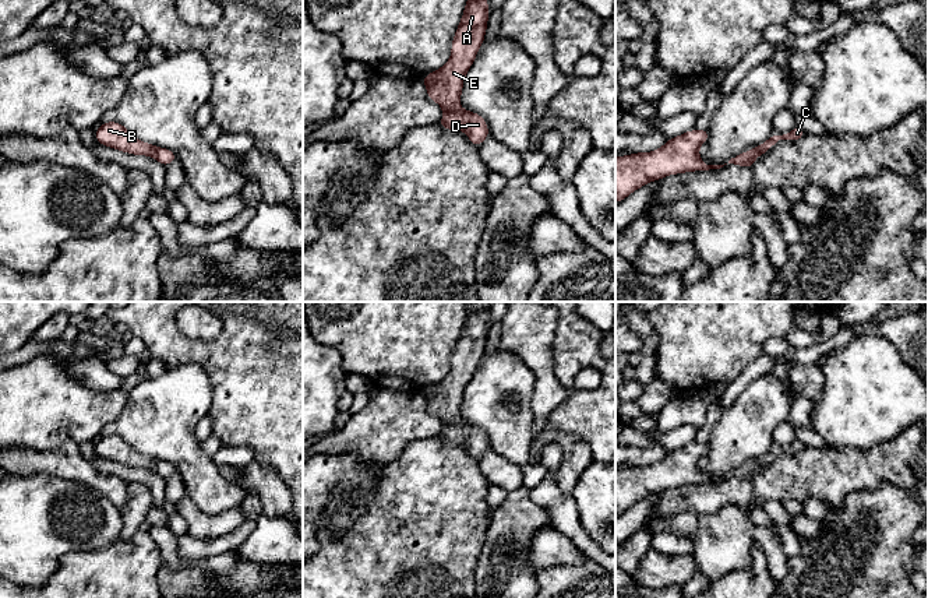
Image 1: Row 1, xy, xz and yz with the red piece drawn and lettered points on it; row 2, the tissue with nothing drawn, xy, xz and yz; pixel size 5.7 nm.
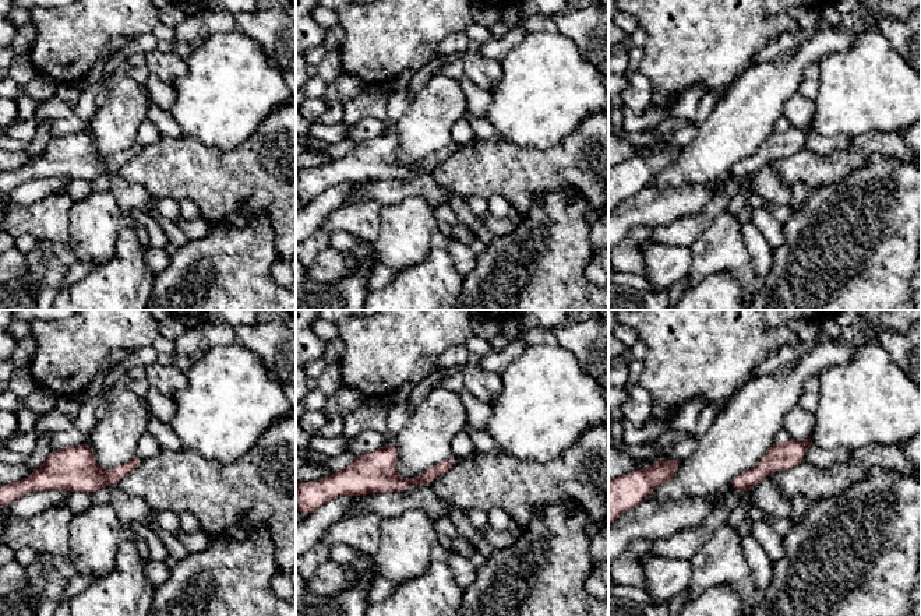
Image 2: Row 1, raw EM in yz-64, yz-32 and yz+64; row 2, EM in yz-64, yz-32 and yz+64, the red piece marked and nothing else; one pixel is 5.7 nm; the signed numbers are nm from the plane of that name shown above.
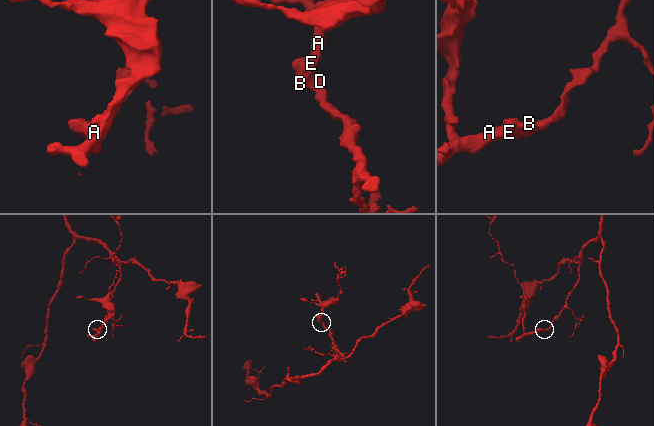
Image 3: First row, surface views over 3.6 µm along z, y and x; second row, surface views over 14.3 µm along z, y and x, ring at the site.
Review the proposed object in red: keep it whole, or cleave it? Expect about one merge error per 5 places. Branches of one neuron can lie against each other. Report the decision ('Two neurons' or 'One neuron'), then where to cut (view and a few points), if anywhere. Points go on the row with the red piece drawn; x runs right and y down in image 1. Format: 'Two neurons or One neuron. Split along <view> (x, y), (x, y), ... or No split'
One neuron. No split

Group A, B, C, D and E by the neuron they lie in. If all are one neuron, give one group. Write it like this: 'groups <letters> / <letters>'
groups A B C D E

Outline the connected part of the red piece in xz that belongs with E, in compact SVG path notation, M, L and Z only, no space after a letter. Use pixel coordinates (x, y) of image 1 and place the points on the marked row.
M466 0L463 15L452 39L449 60L421 78L428 98L442 106L442 120L437 126L466 131L474 147L490 136L488 126L483 116L461 109L461 95L465 75L484 43L487 22L488 0Z

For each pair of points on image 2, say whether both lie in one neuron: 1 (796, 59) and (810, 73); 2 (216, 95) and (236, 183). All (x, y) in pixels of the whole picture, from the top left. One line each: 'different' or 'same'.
1: different
2: different

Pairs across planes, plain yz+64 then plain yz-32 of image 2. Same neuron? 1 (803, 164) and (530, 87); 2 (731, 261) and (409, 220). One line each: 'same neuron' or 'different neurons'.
1: different neurons
2: same neuron

